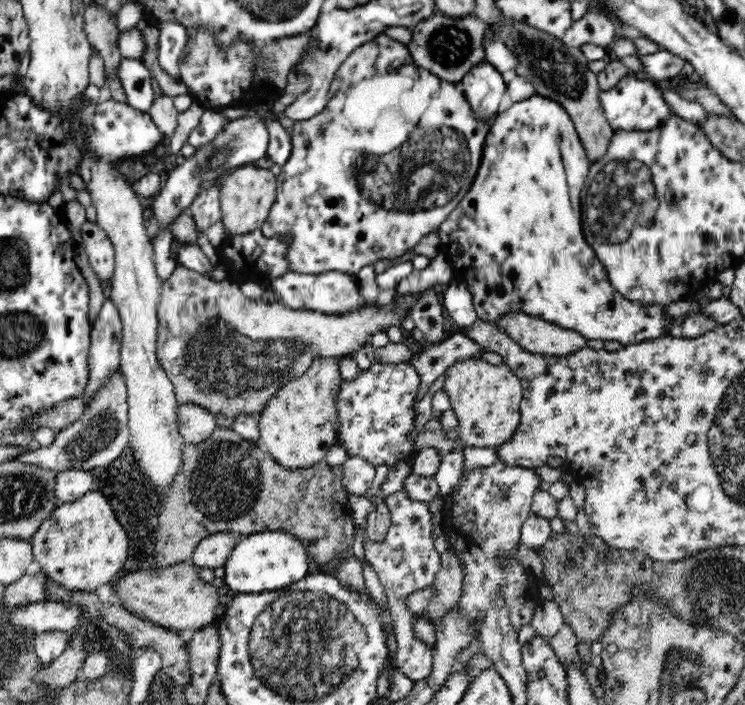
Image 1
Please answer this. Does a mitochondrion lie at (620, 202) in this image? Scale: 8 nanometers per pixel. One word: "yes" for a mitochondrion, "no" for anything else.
yes

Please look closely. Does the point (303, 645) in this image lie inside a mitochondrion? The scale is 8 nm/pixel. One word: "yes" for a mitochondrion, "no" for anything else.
yes

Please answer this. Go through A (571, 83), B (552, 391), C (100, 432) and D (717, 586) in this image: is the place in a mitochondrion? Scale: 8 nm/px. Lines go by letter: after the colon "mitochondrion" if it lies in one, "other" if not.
A: mitochondrion
B: other
C: mitochondrion
D: mitochondrion

